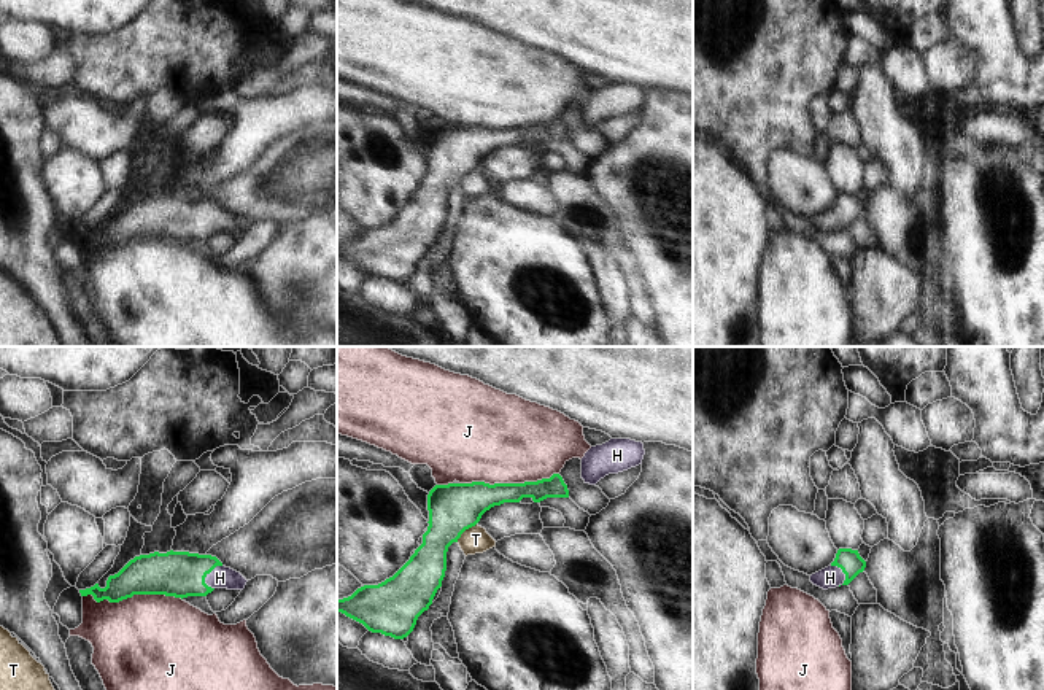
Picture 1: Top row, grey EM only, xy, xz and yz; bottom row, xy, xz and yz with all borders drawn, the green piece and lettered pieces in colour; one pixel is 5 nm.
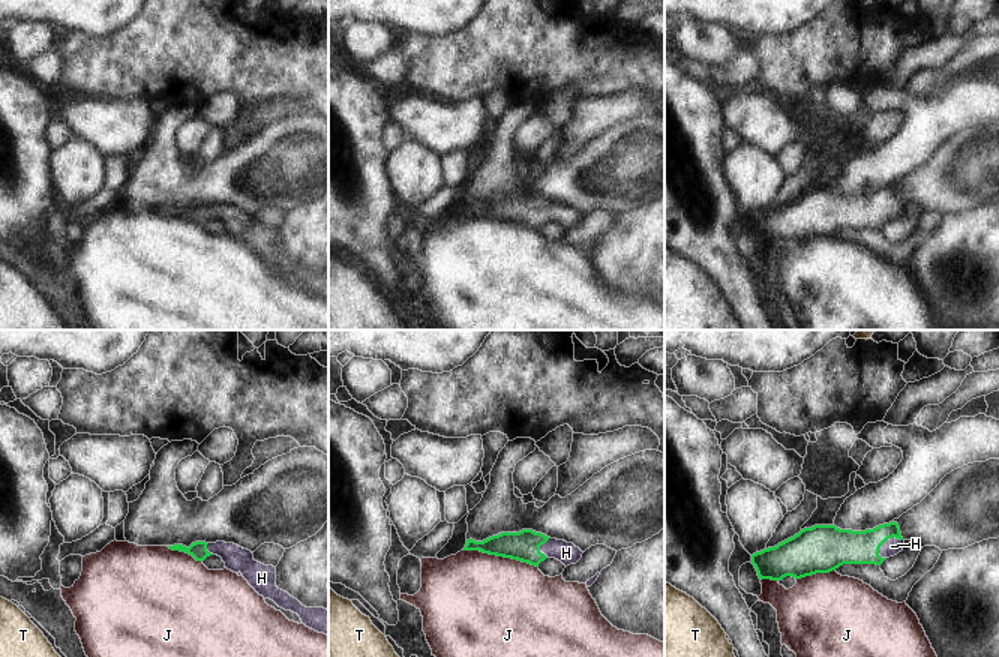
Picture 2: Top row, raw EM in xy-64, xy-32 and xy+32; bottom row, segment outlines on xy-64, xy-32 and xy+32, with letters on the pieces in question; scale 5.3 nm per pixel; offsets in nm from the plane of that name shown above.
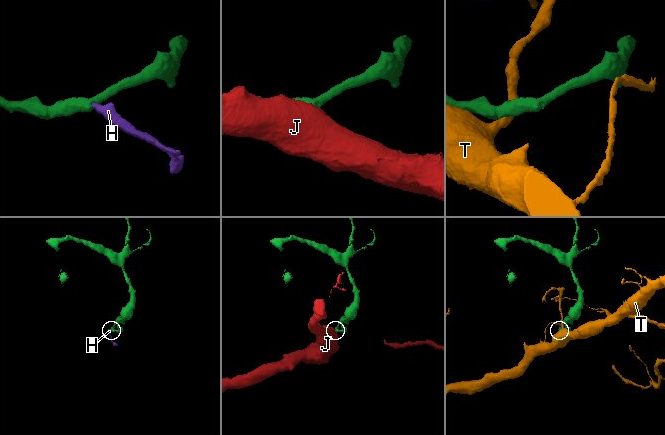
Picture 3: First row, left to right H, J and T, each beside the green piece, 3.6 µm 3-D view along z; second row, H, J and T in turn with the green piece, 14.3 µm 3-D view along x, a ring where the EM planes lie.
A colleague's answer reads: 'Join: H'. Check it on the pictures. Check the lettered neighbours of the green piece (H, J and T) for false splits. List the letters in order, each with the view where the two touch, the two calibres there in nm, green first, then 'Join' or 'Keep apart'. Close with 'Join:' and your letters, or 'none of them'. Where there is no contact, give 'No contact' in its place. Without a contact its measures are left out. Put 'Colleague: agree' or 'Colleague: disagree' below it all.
H: Touches green in xy. Thickness 240 nm (green) against 110 nm. Join
J: Touches green in xy. Thickness 220 nm (green) against 480 nm. Keep apart
T: Touches green in xz. Thickness 260 nm (green) against 140 nm. Keep apart
Join: H.
Colleague: agree

